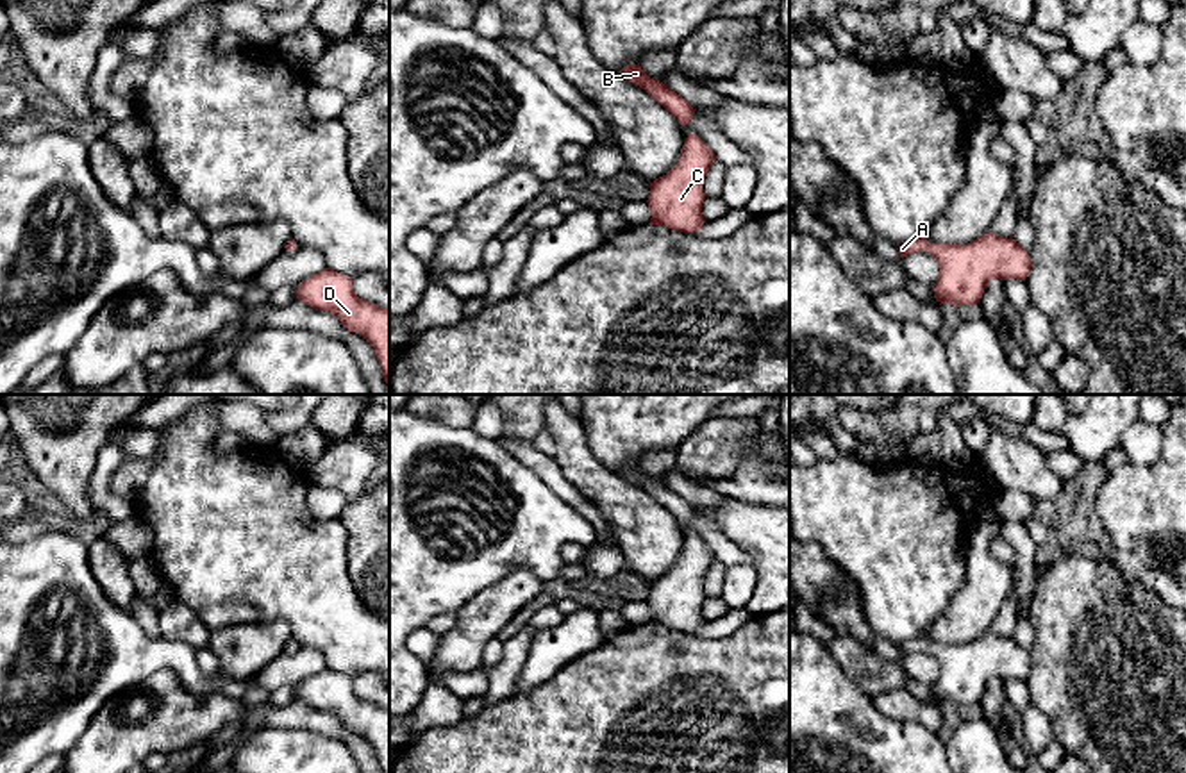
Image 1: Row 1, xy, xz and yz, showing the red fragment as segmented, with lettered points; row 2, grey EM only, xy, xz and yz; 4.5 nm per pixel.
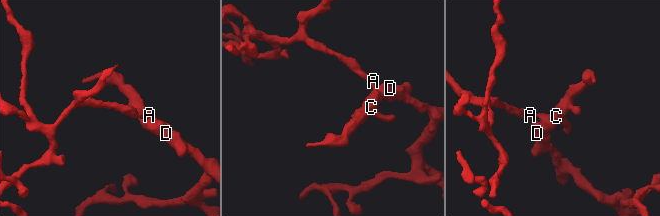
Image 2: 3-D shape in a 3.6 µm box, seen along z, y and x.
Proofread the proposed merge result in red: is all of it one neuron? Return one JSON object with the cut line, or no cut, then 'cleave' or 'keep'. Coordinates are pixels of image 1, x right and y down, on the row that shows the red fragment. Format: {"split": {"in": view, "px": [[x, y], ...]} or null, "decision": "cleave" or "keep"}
{"split": null, "decision": "keep"}

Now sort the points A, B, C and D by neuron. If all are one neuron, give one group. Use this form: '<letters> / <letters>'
A B C D

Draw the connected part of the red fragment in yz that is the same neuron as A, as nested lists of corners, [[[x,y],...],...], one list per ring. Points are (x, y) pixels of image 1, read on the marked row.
[[[986,232],[966,245],[938,245],[925,237],[898,246],[904,257],[929,252],[940,266],[938,282],[932,286],[940,303],[956,307],[979,303],[991,278],[1025,280],[1031,271],[1029,250],[1013,237]]]

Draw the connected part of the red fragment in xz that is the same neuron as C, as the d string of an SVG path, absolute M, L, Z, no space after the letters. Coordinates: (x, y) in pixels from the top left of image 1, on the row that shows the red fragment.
M695 134L684 139L679 162L663 177L650 182L650 223L672 230L697 234L706 223L702 204L704 180L716 161L713 150Z

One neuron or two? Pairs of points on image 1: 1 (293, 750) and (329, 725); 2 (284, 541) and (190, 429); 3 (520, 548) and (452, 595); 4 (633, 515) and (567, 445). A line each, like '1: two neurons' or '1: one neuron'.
1: two neurons
2: one neuron
3: one neuron
4: one neuron

